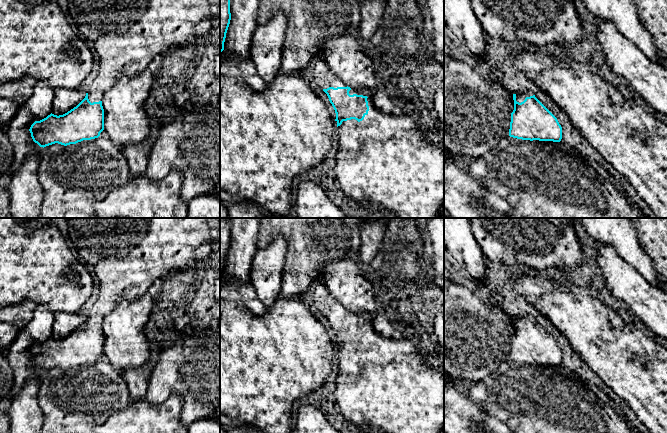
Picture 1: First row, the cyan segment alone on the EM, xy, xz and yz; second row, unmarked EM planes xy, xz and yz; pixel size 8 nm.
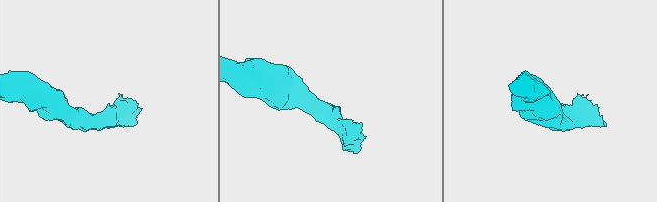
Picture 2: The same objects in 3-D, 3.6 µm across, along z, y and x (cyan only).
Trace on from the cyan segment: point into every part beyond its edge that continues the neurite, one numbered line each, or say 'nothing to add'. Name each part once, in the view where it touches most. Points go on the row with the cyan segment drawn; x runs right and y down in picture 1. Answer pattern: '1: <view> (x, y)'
1: xz (384, 162)

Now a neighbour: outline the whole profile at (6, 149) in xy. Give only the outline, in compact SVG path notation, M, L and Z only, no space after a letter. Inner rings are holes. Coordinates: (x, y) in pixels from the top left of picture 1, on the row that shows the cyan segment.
M0 126L0 183L9 176L14 160L14 148L7 136L5 127Z

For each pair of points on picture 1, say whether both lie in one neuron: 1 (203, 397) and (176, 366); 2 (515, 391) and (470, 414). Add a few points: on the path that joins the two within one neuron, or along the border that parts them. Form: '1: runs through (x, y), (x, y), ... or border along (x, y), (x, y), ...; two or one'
1: runs through (199, 389), (184, 374); one
2: border along (468, 389), (468, 394), (485, 411), (502, 421); two

